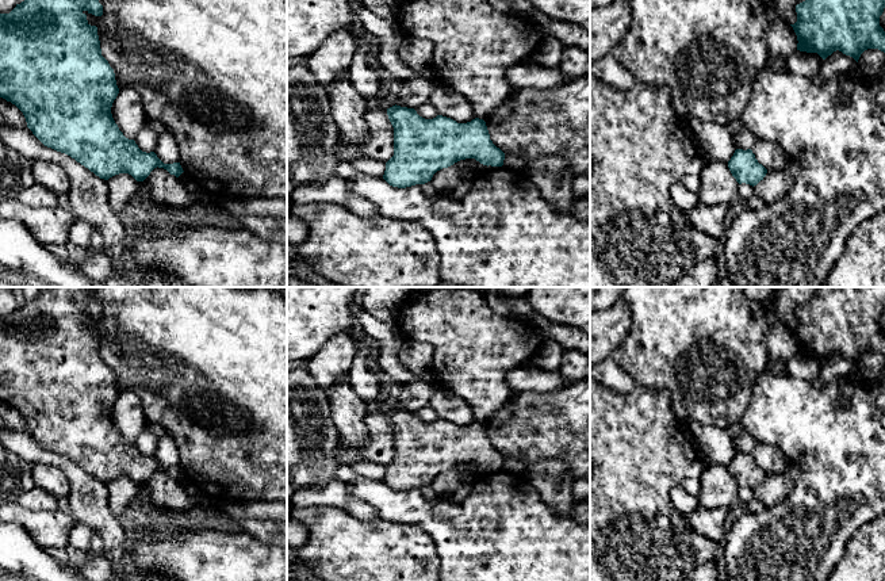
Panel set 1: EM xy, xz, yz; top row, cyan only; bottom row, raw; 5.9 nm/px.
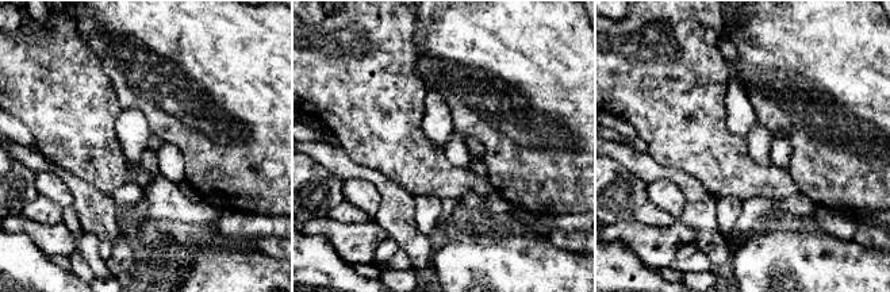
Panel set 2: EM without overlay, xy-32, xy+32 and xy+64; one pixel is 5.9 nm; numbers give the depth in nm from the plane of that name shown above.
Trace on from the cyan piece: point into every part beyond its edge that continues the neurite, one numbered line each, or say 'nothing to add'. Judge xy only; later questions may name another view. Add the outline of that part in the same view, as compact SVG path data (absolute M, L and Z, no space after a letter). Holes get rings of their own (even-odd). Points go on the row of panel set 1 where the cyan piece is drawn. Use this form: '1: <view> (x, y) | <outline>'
nothing to add

